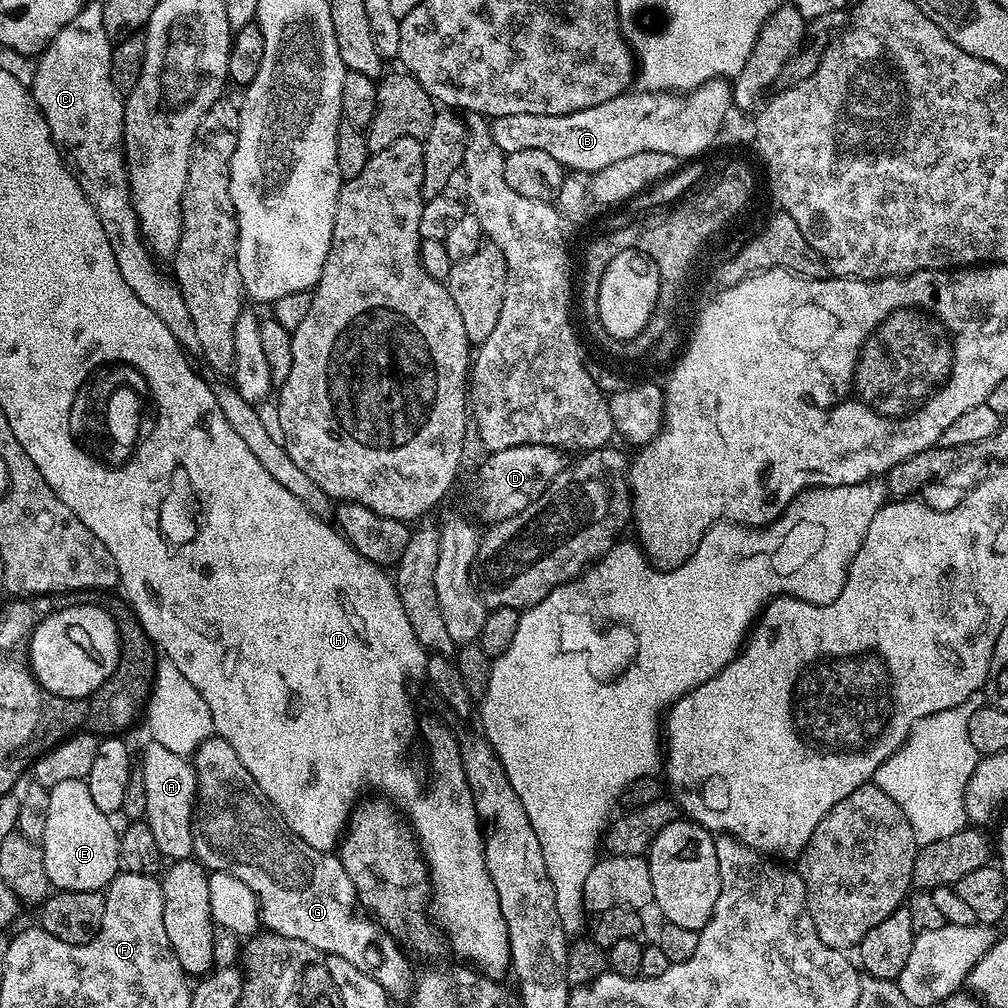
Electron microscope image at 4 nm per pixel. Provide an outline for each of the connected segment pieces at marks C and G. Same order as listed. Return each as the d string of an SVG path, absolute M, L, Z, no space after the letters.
M88 2L76 17L53 38L48 47L39 53L35 61L36 73L32 76L32 97L46 118L46 126L50 126L52 141L64 157L64 163L72 170L78 186L86 194L90 206L100 216L102 226L110 238L110 246L114 250L114 258L118 262L118 270L122 278L126 278L126 286L166 322L166 330L174 334L174 338L185 353L200 352L198 334L194 334L194 322L190 318L190 310L186 310L184 295L171 279L168 280L156 269L157 261L144 243L140 235L140 220L132 208L132 195L128 185L128 167L124 161L124 100L110 78L110 58L114 41L106 34L106 26L102 26L102 3Z
M213 734L201 742L190 763L196 769L198 789L198 815L194 820L192 834L195 859L208 872L234 874L238 882L246 882L246 886L250 886L260 901L260 922L267 931L277 932L286 938L298 938L298 942L314 946L325 957L341 956L347 960L356 960L367 944L378 943L381 936L380 956L384 961L380 964L380 972L375 973L376 980L386 989L389 997L406 995L412 988L412 964L407 960L409 957L401 951L397 941L387 934L382 935L381 929L367 915L358 911L354 882L350 882L350 876L346 874L339 855L314 850L314 846L302 842L302 838L288 831L284 821L260 792L250 770L242 766L242 758L234 754L234 746L230 746L230 742L221 736Z

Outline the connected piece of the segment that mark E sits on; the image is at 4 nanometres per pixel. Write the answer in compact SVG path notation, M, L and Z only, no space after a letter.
M87 780L58 782L48 789L50 804L46 810L45 834L42 839L44 865L48 883L62 892L98 892L121 871L120 836L112 829L109 813L94 806Z

